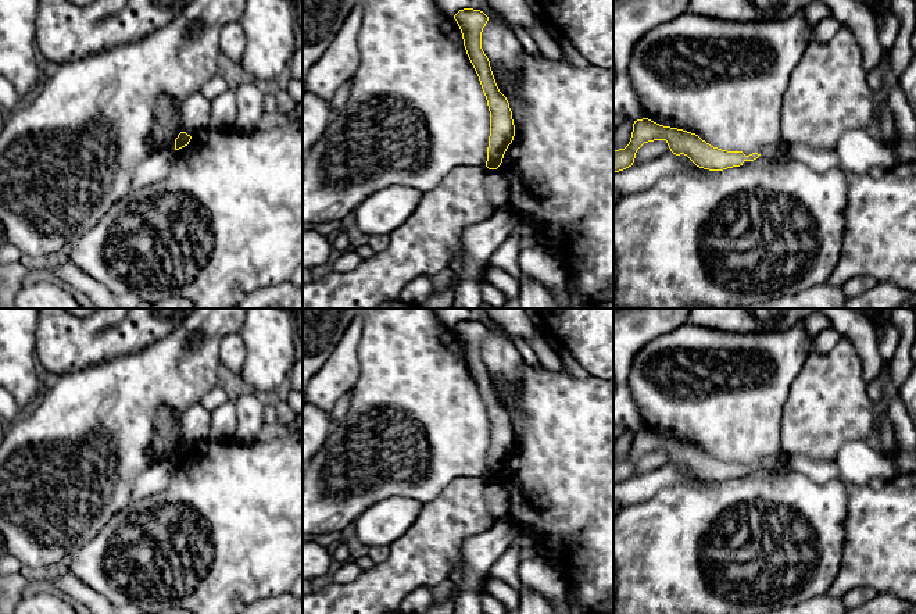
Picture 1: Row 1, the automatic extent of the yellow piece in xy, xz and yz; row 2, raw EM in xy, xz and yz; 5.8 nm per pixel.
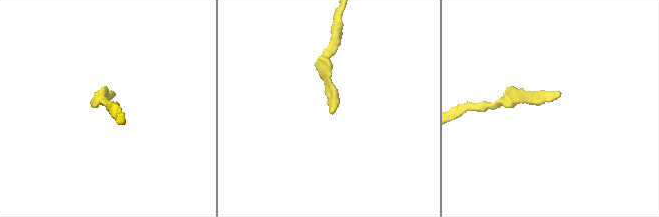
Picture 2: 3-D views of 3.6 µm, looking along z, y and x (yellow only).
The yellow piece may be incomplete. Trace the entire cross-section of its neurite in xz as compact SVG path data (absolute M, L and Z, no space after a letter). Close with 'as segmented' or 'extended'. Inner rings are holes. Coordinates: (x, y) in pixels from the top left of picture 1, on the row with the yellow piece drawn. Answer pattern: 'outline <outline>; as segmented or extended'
outline M464 8L454 15L454 19L461 29L466 54L479 76L490 111L486 167L489 169L497 169L502 163L508 146L514 140L515 125L509 103L500 92L490 61L482 49L482 32L489 17L480 10Z; as segmented

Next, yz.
outline M648 118L637 119L629 144L613 151L613 172L623 171L633 165L637 150L648 142L665 140L676 156L687 156L697 167L709 171L723 171L743 165L744 161L754 161L761 154L745 156L743 151L727 151L711 146L698 135L659 125Z; as segmented

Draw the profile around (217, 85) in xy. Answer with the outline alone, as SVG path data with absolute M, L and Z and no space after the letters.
M215 75L214 78L211 78L210 81L207 81L204 83L204 86L201 88L200 93L207 99L207 100L214 100L217 96L225 93L229 90L229 86L226 83L226 81L219 76Z

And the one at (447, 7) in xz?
M434 0L434 3L440 13L450 18L454 18L454 15L464 8L480 10L487 17L495 14L486 0Z

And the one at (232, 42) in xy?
M230 22L222 28L219 49L225 57L239 63L243 57L246 43L246 35L240 22Z

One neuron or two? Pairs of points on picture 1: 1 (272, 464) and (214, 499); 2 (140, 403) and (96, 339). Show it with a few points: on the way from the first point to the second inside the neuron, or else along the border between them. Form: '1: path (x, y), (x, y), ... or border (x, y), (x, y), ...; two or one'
1: path (258, 478), (243, 493), (228, 493); one
2: border (142, 350), (100, 361), (79, 371); two

